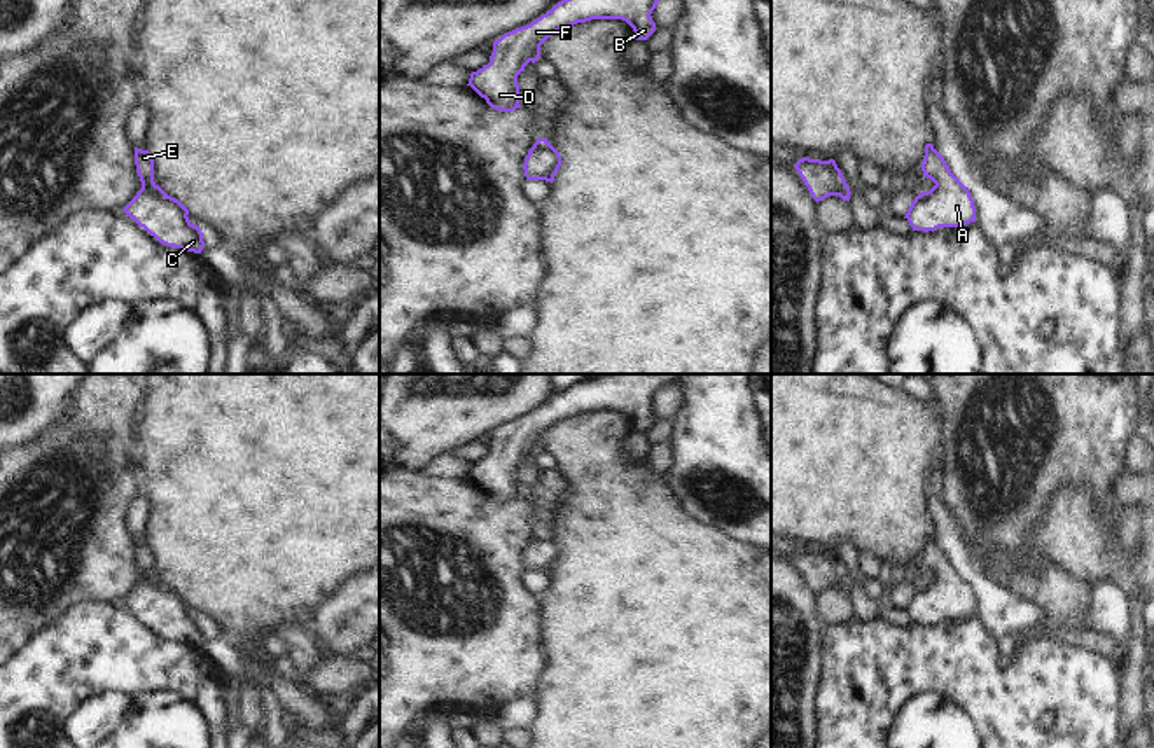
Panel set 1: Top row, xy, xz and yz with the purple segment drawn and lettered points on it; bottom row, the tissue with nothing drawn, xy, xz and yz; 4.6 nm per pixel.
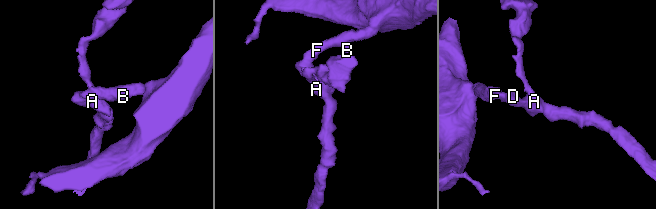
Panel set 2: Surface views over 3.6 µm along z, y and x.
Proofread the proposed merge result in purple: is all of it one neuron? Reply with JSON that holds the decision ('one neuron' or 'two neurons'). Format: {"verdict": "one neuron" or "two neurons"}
{"verdict": "one neuron"}

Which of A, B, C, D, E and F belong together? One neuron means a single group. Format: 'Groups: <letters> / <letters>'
Groups: A B C D E F.

